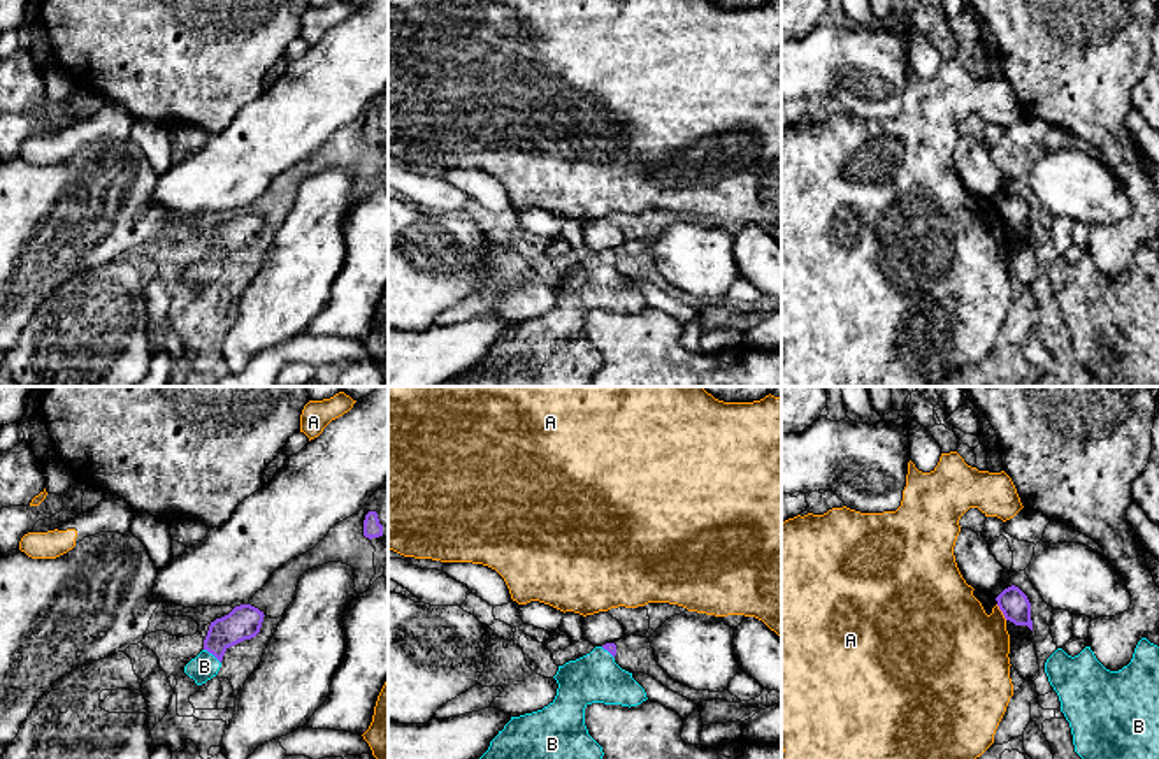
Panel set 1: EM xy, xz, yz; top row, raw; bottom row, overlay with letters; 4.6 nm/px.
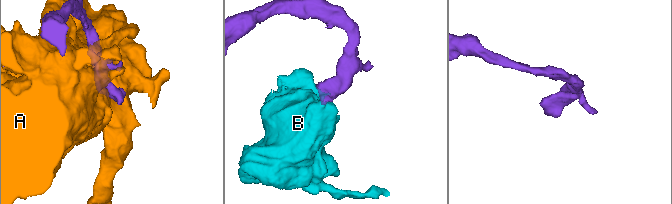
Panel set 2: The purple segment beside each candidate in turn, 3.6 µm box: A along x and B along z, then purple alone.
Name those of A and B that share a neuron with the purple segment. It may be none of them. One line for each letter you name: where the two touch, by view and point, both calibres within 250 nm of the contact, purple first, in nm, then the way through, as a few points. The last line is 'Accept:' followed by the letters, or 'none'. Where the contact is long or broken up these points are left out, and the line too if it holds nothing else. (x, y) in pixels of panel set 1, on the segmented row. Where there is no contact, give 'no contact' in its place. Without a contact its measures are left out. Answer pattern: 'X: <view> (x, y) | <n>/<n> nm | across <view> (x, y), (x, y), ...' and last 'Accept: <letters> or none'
B: xy (213, 654) | 160/120 nm | across xy (243, 622), (213, 654), (204, 666)
Accept: B

